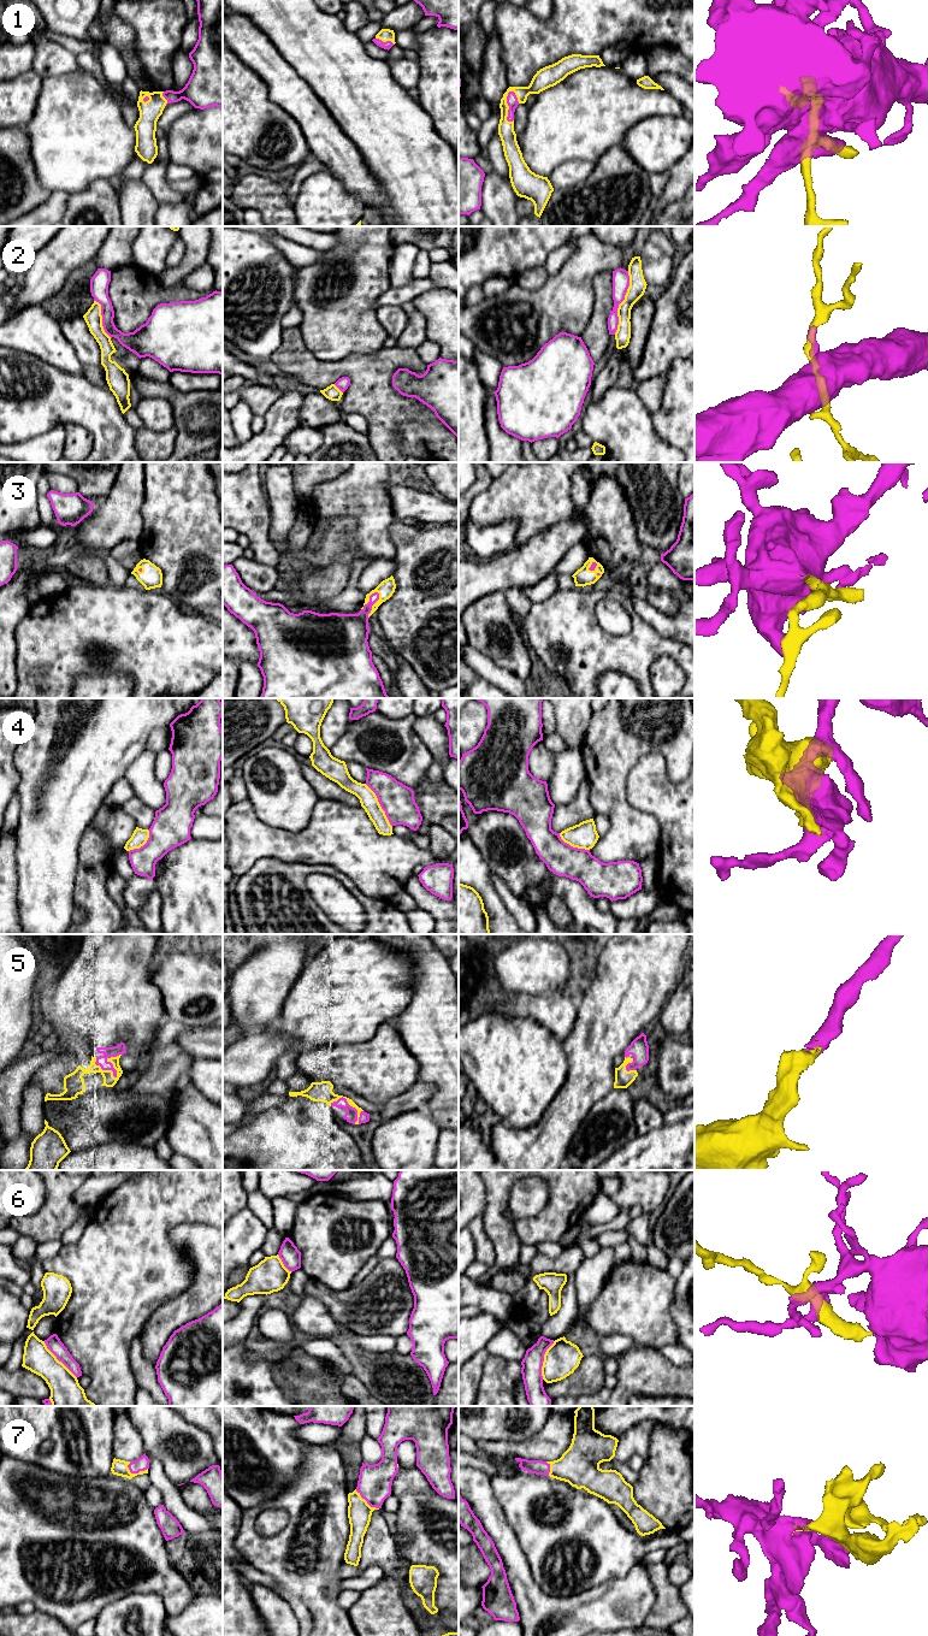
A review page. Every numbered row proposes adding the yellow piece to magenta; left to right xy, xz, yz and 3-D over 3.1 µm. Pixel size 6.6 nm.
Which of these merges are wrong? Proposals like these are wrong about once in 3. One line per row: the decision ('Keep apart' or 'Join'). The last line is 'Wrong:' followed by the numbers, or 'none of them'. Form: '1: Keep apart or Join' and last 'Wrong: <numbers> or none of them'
1: Join
2: Keep apart
3: Join
4: Keep apart
5: Join
6: Join
7: Join
Wrong: 2, 4

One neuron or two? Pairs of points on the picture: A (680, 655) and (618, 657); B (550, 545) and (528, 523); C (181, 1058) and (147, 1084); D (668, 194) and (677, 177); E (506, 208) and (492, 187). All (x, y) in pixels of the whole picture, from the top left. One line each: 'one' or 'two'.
A: one
B: two
C: one
D: one
E: one

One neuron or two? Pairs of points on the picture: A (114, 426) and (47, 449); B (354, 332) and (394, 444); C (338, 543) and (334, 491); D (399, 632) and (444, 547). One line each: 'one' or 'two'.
A: two
B: two
C: two
D: one

